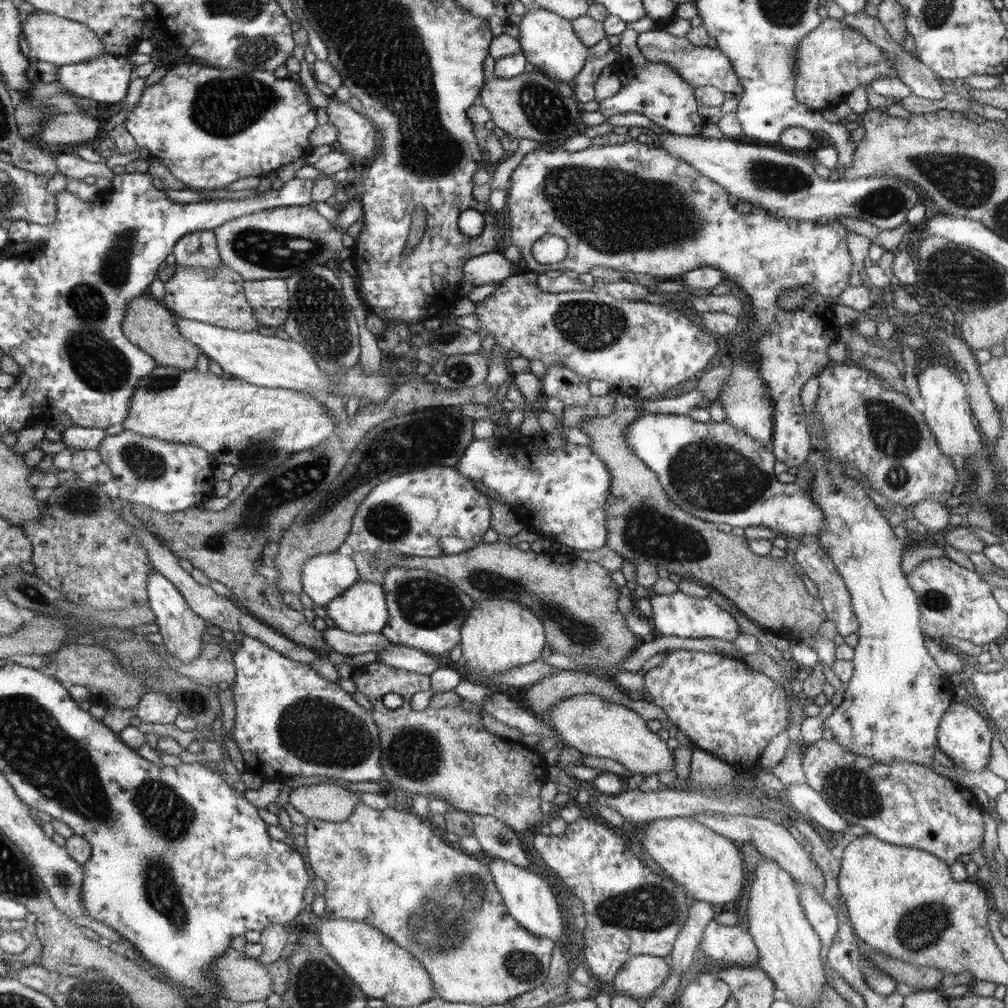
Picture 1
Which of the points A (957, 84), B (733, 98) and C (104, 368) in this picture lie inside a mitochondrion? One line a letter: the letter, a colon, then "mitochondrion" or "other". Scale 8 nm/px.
A: other
B: other
C: mitochondrion

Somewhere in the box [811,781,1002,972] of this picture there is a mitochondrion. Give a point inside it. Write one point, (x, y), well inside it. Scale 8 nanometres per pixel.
(919, 930)

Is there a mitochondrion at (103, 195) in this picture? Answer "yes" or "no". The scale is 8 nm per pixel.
no

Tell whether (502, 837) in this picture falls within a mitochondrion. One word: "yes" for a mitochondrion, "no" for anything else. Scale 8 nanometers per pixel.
yes

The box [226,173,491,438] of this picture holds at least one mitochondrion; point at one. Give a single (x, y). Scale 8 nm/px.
(319, 318)

